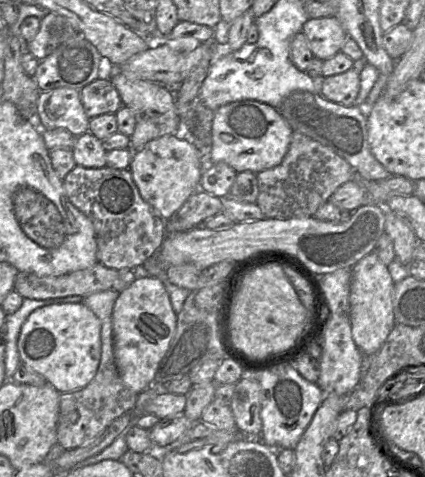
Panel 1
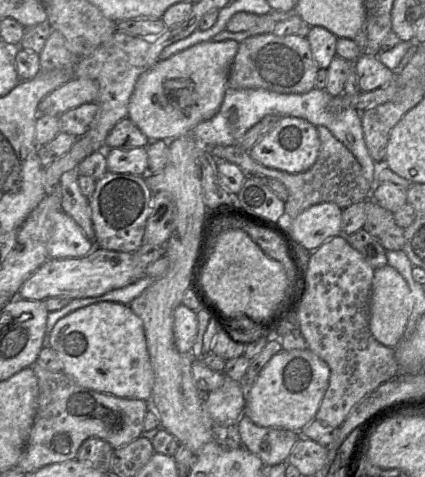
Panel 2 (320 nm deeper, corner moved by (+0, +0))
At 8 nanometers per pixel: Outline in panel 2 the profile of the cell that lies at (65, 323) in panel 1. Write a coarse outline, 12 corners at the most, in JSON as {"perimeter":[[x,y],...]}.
{"perimeter":[[105,301],[55,324],[47,345],[78,385],[148,401],[144,326]]}

